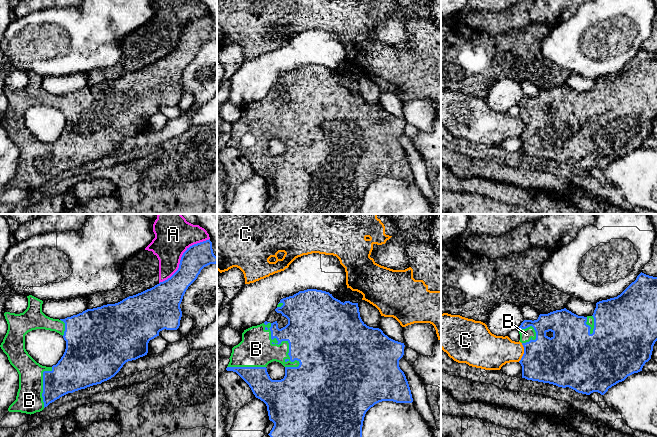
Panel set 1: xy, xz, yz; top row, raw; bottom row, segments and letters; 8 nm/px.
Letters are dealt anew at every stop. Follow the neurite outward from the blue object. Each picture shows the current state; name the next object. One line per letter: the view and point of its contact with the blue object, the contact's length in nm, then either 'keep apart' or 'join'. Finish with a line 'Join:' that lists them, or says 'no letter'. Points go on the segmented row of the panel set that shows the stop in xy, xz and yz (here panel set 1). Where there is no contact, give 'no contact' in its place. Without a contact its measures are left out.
A: meets blue in xy at (181, 257); contact 550 nm long; keep apart
B: meets blue in xz at (288, 342); contact 460 nm long; join
C: meets blue in yz at (524, 352); contact 160 nm long; keep apart
Join: B

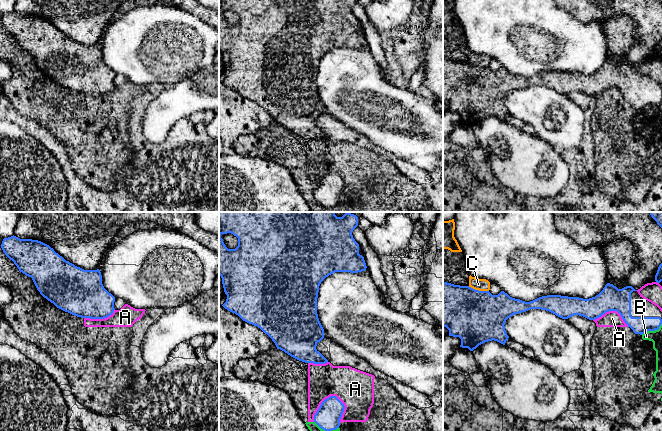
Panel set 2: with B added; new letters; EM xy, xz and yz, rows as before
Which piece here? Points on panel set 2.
A: meets blue in xz at (323, 401); contact 300 nm long; keep apart
B: meets blue in yz at (652, 330); contact 190 nm long; keep apart
C: meets blue in yz at (478, 290); contact 170 nm long; keep apart
Join: no letter

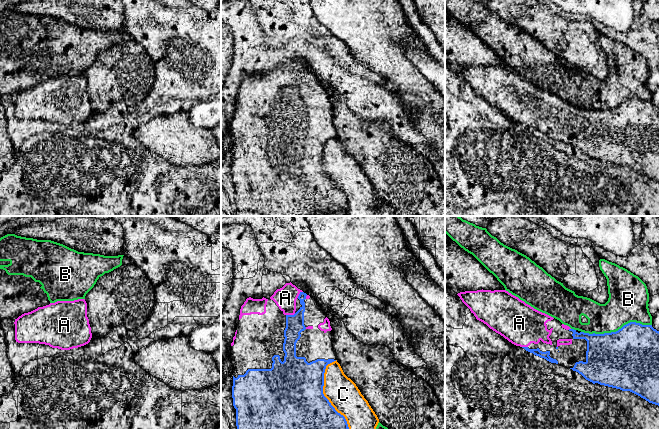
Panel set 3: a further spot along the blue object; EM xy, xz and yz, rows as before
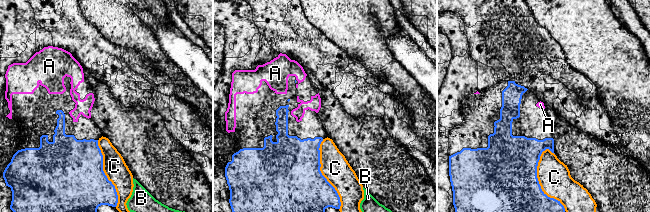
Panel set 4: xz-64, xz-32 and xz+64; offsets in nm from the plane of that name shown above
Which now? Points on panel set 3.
A: meets blue in xz at (290, 315); contact 80 nm long; join
B: meets blue in yz at (616, 331); contact 550 nm long; keep apart
C: meets blue in xz at (323, 394); contact 550 nm long; keep apart
Join: A

